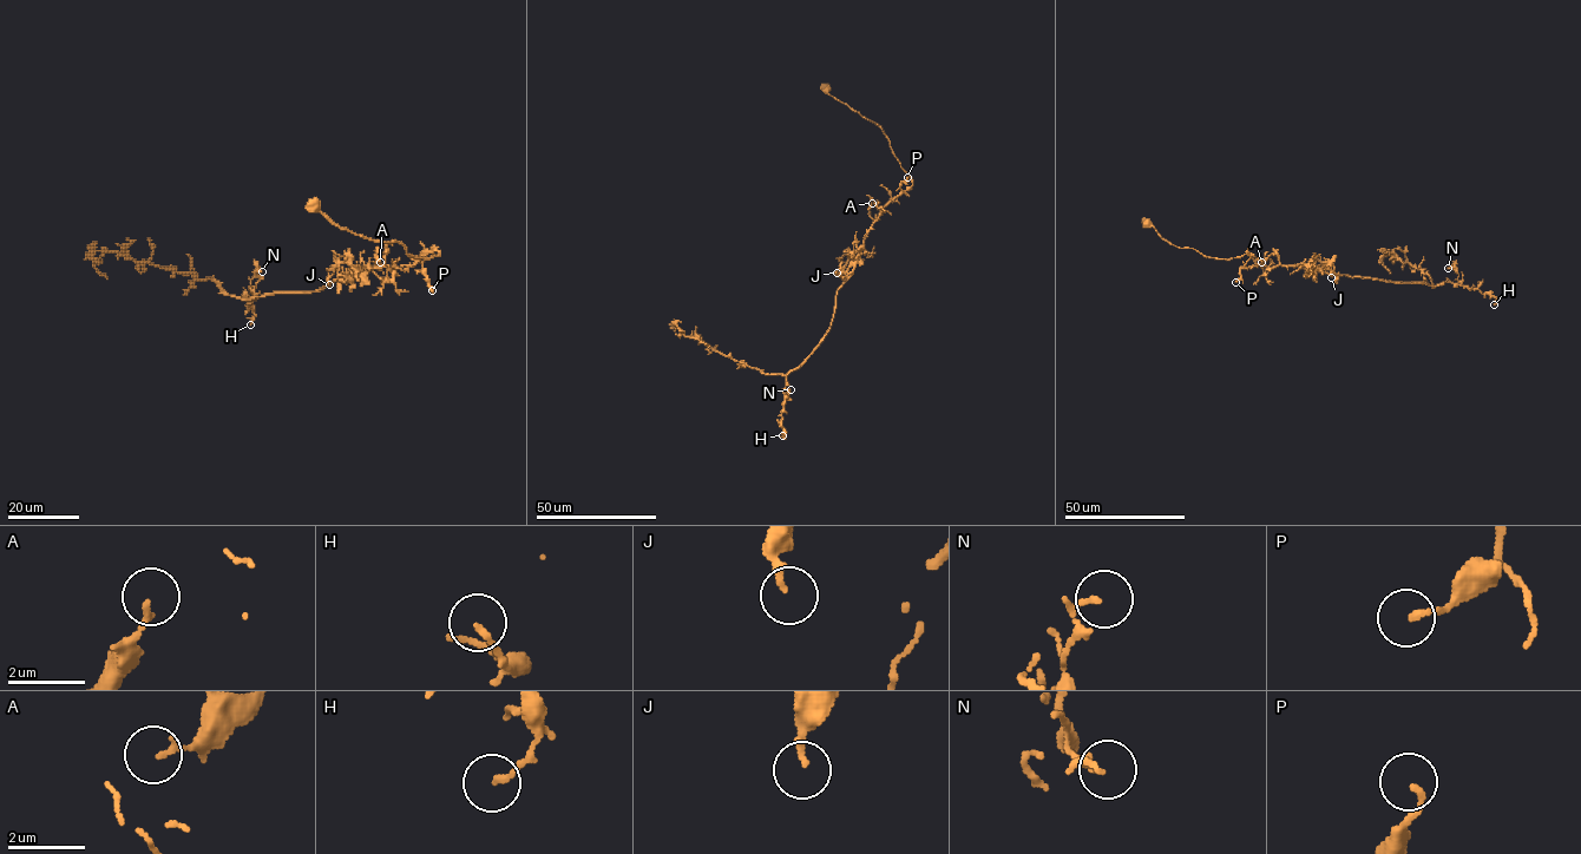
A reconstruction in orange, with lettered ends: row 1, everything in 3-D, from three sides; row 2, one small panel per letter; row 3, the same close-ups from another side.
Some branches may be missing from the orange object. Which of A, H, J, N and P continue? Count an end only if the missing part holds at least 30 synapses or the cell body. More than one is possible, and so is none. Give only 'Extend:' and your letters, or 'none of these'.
Extend: none of these

